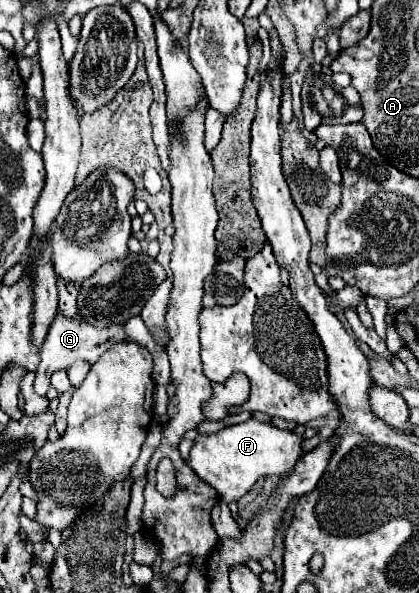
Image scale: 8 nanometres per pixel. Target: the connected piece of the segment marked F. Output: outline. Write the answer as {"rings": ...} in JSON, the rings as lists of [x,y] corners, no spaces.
{"rings":[[[248,419],[238,425],[226,425],[214,435],[198,437],[190,451],[188,465],[196,471],[200,479],[218,489],[220,497],[226,503],[232,503],[246,495],[260,477],[268,475],[282,477],[290,473],[298,459],[304,455],[302,441],[304,437],[298,435],[296,431],[286,431],[274,427],[272,423]]]}

